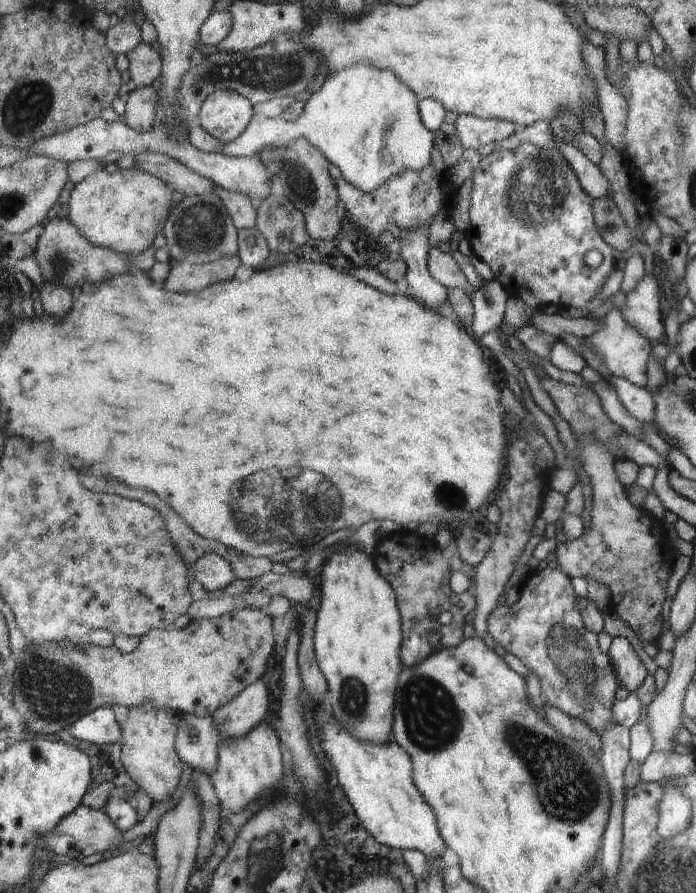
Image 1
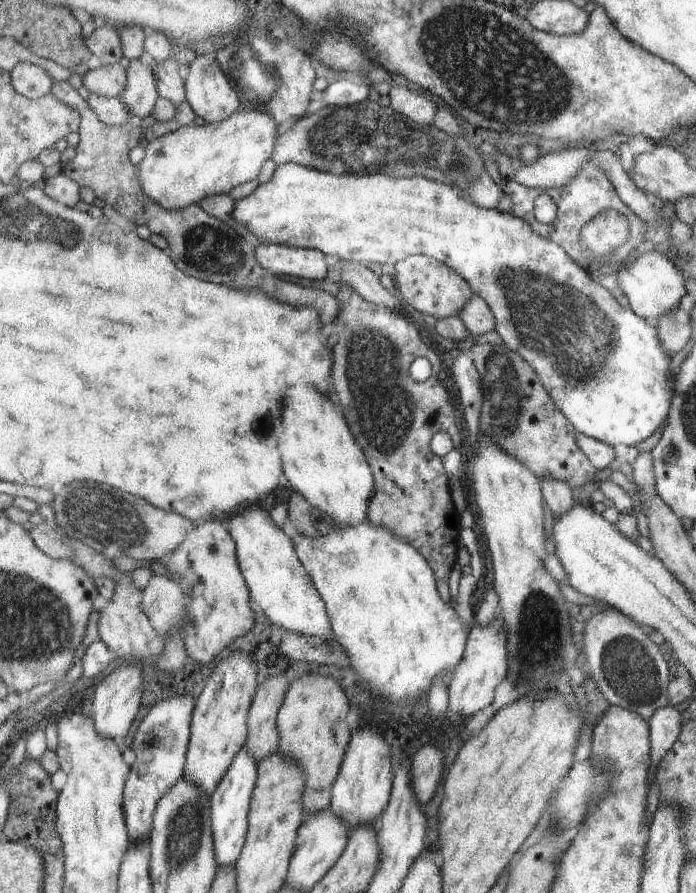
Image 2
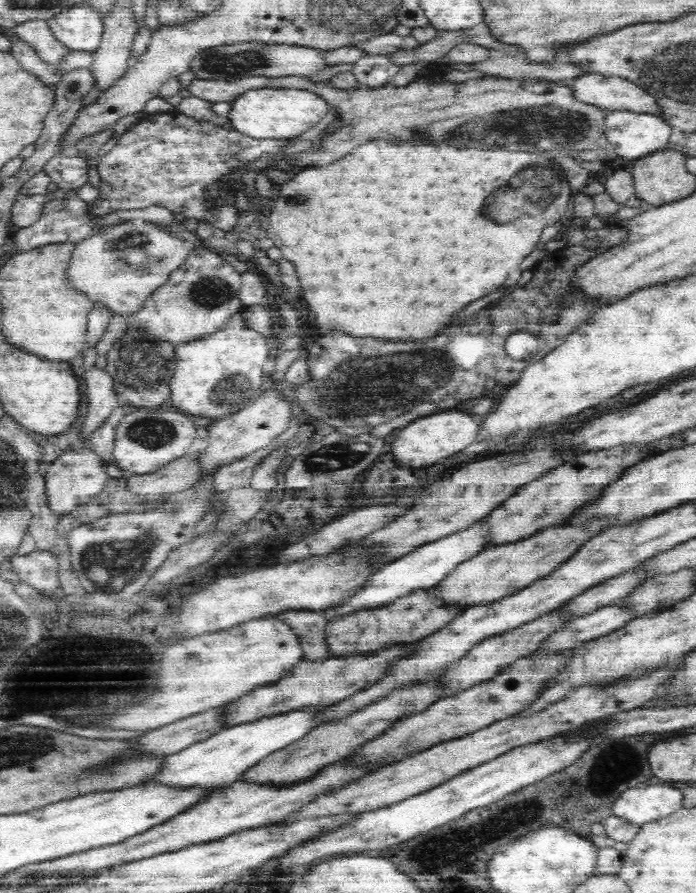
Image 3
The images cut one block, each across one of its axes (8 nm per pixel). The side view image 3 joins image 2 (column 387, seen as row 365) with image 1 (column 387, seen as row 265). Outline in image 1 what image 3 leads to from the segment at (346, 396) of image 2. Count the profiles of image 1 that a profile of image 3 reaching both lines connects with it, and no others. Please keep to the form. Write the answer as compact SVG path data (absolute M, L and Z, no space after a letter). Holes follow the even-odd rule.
M388 537L386 540L380 540L384 544L380 544L380 548L372 554L374 562L376 562L376 570L380 570L380 574L384 574L384 578L388 578L388 582L392 582L392 591L396 590L396 601L400 602L399 614L404 614L404 665L403 667L412 669L426 661L437 650L431 648L428 644L428 631L438 630L444 640L440 643L440 647L446 649L454 649L460 643L460 636L462 636L462 628L464 628L464 620L466 616L472 612L474 608L475 593L472 584L462 594L456 594L450 587L449 581L454 572L461 572L466 570L472 577L474 568L467 566L460 561L457 545L453 541L446 549L441 552L426 552L426 562L422 562L422 556L416 552L416 560L410 568L400 568L396 556L402 556L402 546L394 546ZM442 612L450 612L452 620L450 624L439 624L438 616Z

